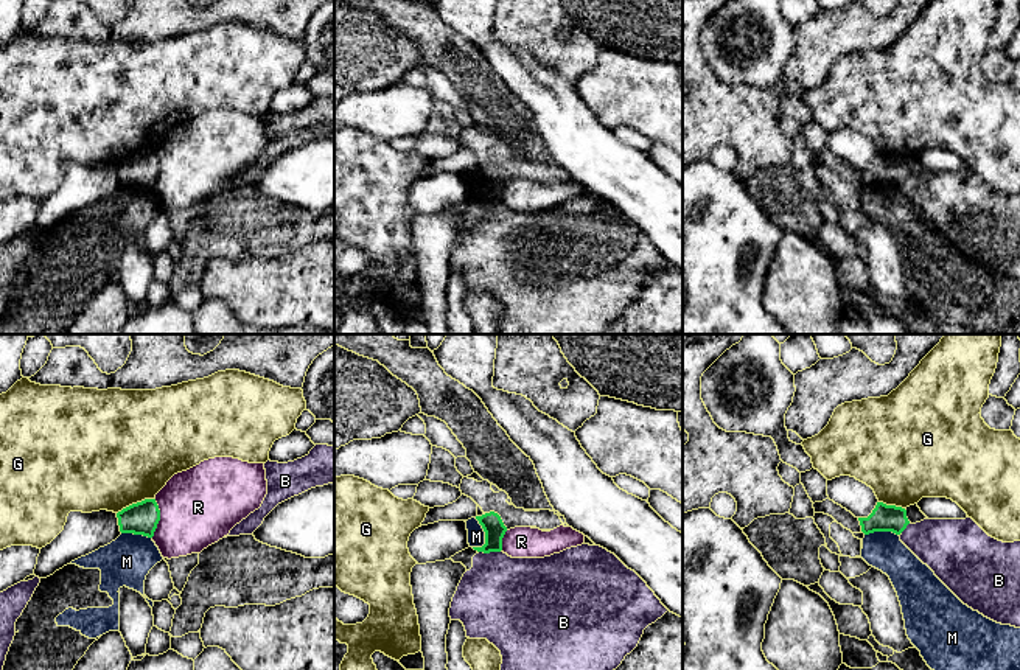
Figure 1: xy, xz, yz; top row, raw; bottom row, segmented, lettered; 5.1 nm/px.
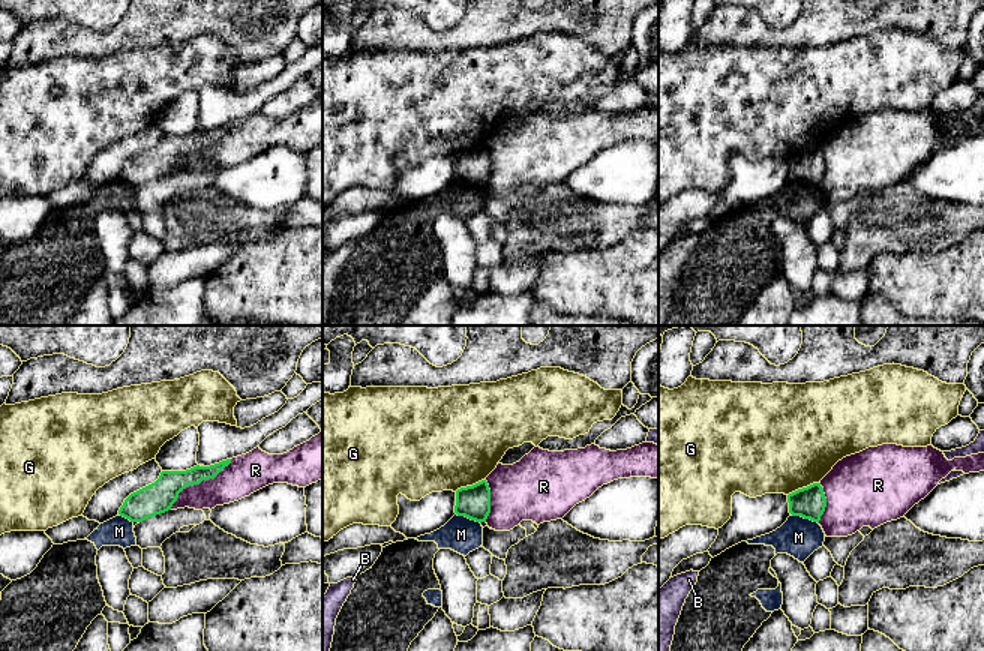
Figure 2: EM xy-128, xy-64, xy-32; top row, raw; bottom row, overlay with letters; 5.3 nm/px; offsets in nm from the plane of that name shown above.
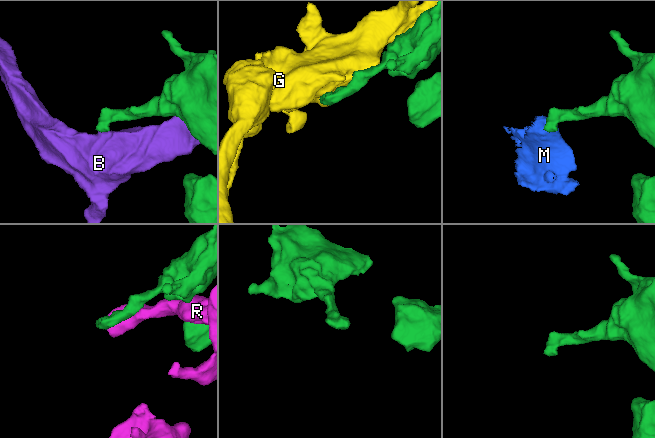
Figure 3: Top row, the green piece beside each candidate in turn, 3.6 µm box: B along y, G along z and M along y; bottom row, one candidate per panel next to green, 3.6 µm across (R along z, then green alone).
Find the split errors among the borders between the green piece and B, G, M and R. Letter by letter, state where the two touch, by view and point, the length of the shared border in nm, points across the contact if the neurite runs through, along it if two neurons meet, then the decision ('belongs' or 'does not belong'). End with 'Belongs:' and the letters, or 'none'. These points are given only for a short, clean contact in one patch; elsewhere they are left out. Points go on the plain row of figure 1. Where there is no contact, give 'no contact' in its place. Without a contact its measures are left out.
B: meets green in xz at (490, 202); contact 120 nm long; does not belong
G: meets green in xy at (134, 156); contact 200 nm long; does not belong
M: meets green in xz at (485, 185); contact 160 nm long; border along xz (475, 170), (484, 184), (484, 196), (481, 199); does not belong
R: meets green in xy at (159, 170); contact 200 nm long; does not belong
Belongs: none

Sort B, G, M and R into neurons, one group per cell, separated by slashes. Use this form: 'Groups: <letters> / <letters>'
Groups: B / G / M / R

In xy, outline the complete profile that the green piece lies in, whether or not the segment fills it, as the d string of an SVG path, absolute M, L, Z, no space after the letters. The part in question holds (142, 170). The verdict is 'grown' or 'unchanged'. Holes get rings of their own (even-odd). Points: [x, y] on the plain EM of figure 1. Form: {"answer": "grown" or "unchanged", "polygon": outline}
{"answer": "unchanged", "polygon": "M145 151L118 163L117 169L121 185L152 190L160 173L160 162L155 151Z"}

